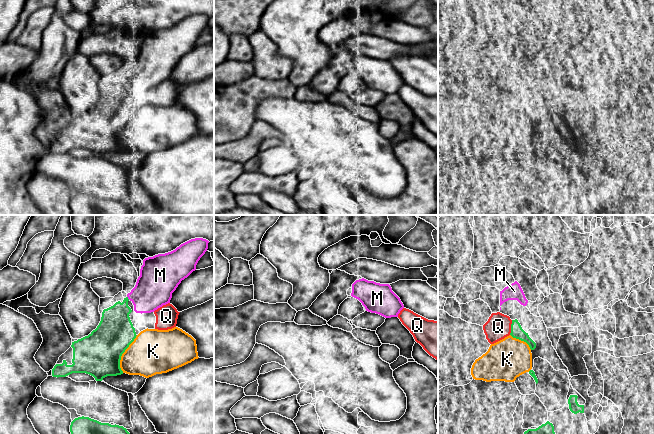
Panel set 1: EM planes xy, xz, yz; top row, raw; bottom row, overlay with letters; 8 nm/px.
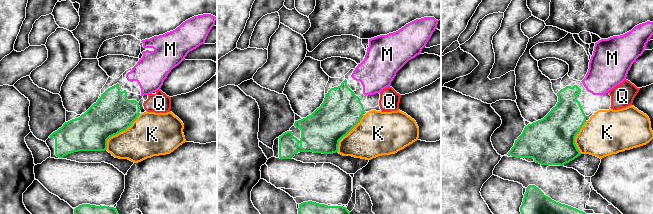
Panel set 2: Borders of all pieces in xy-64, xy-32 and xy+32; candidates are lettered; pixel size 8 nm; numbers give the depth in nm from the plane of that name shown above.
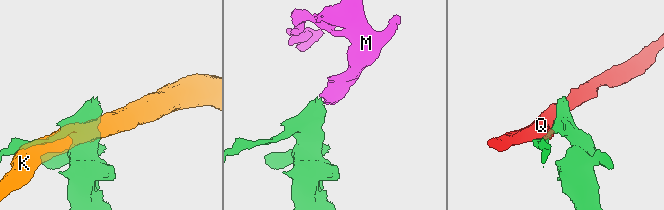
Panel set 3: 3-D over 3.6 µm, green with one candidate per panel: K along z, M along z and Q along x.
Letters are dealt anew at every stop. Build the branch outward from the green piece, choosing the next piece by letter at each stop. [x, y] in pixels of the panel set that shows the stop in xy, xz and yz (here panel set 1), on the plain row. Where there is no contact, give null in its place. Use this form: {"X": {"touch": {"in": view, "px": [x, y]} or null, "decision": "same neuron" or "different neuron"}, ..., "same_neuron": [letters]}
{"K": {"touch": {"in": "xy", "px": [122, 129]}, "decision": "different neuron"}, "M": {"touch": {"in": "xy", "px": [127, 74]}, "decision": "same neuron"}, "Q": {"touch": {"in": "yz", "px": [511, 103]}, "decision": "different neuron"}, "same_neuron": ["M"]}

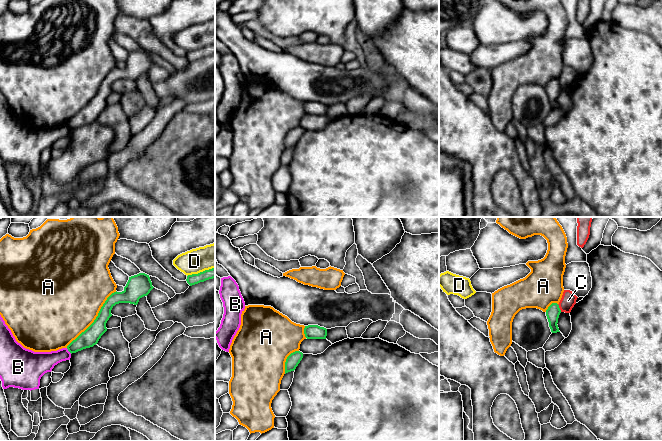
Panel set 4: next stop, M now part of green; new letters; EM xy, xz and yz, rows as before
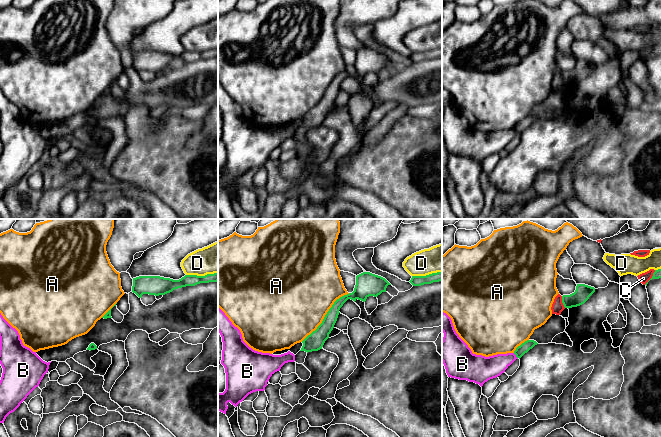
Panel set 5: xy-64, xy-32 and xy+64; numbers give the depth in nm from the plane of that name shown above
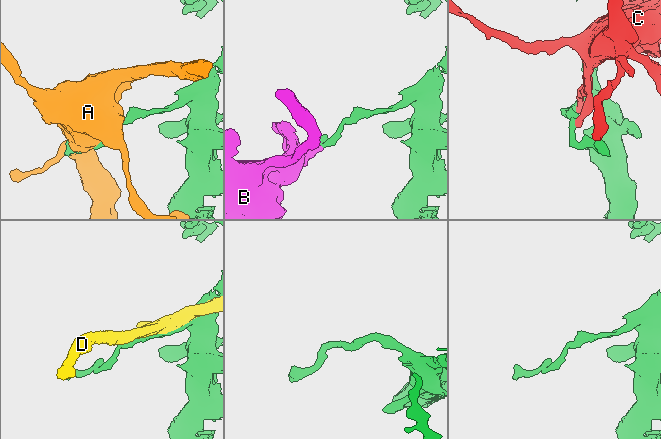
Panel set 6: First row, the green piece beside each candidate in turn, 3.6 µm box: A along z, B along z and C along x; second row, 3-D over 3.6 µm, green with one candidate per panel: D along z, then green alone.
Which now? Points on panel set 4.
{"A": {"touch": {"in": "xy", "px": [95, 95]}, "decision": "different neuron"}, "B": {"touch": {"in": "xy", "px": [69, 127]}, "decision": "different neuron"}, "C": {"touch": {"in": "yz", "px": [559, 84]}, "decision": "different neuron"}, "D": {"touch": {"in": "xy", "px": [200, 48]}, "decision": "different neuron"}, "same_neuron": []}

